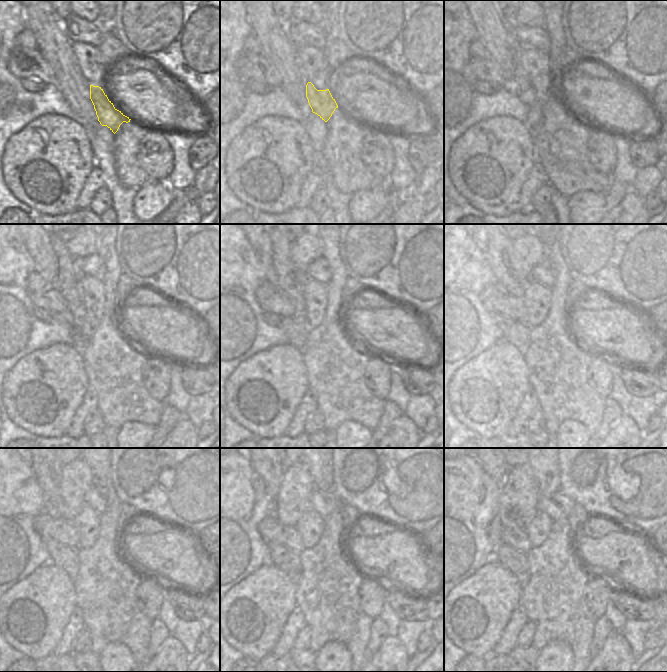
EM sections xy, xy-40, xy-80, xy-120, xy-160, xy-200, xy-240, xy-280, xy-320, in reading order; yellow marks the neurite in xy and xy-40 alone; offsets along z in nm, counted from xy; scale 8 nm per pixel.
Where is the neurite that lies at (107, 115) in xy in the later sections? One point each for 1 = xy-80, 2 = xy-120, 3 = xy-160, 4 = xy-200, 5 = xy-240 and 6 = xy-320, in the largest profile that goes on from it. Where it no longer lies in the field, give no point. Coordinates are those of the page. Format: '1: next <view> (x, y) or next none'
1: next xy-80 (521, 85)
2: next xy-120 (66, 283)
3: next xy-160 (284, 275)
4: next xy-200 (499, 245)
5: next xy-240 (47, 468)
6: next xy-320 (496, 468)

